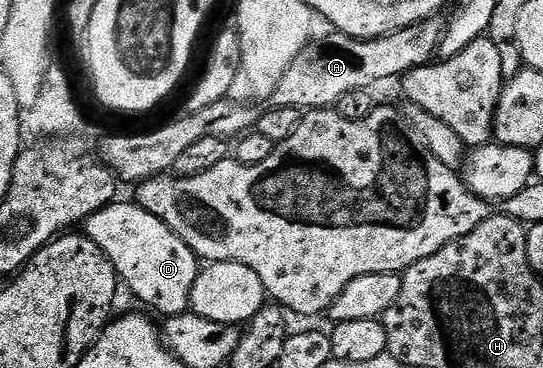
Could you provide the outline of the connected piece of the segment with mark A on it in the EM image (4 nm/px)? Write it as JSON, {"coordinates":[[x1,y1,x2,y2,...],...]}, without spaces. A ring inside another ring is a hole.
{"coordinates":[[440,16,431,17,385,37,372,37,366,41,336,31,329,31,322,41,310,40,277,83,271,98,272,106,295,106,302,111,332,108,351,91,370,90,377,83,400,78,414,68,430,64,446,29,446,22,441,20]]}

